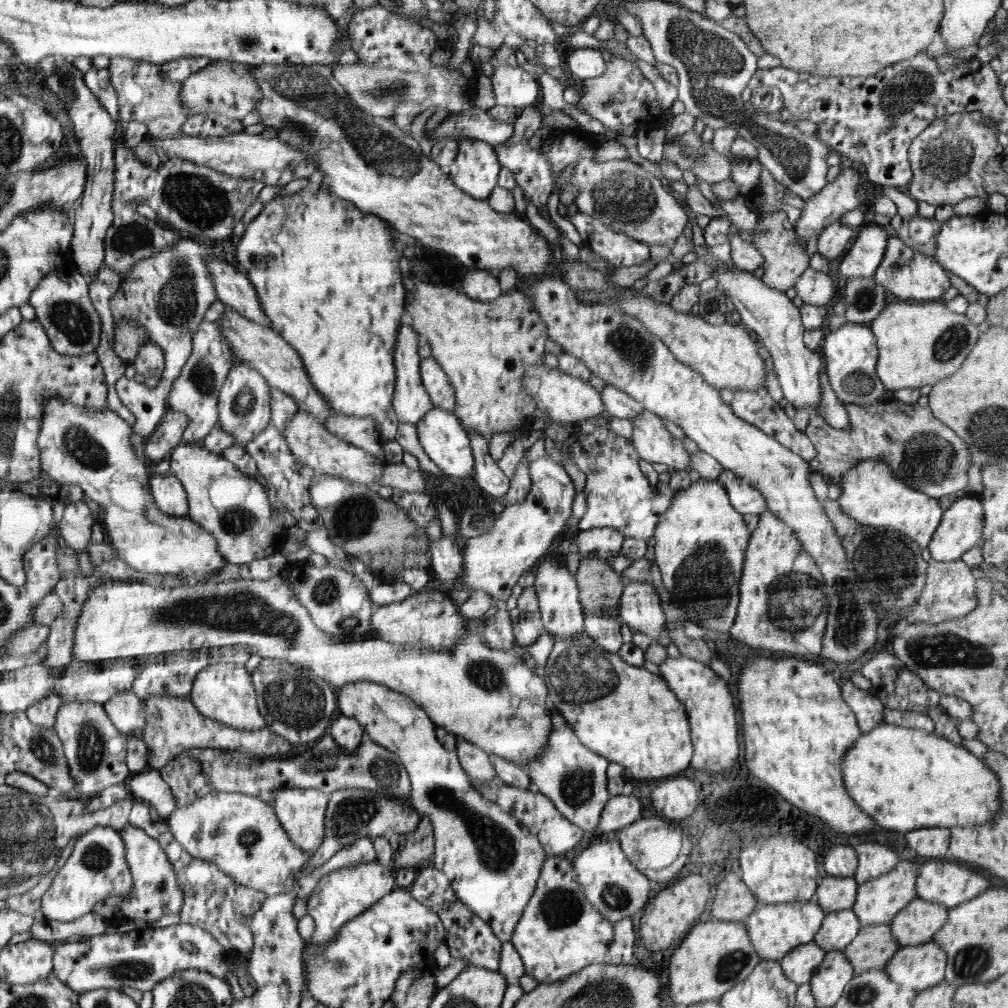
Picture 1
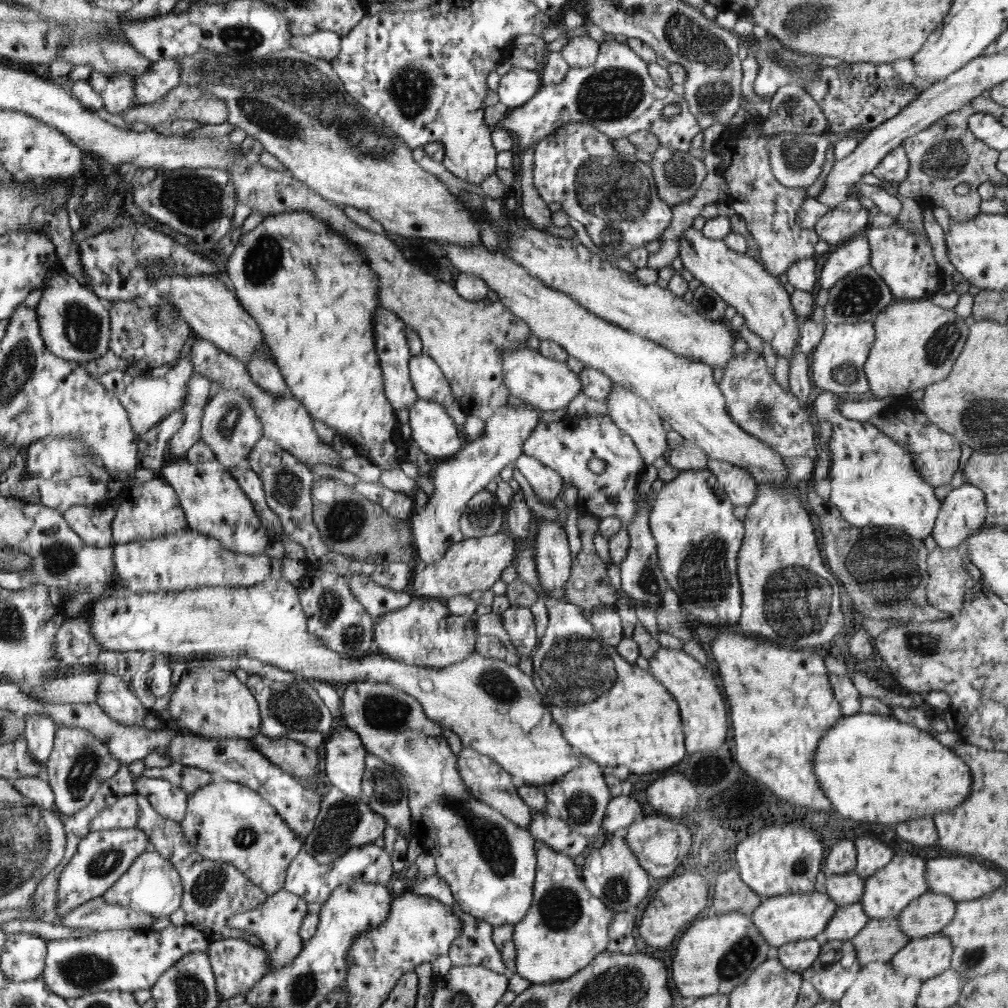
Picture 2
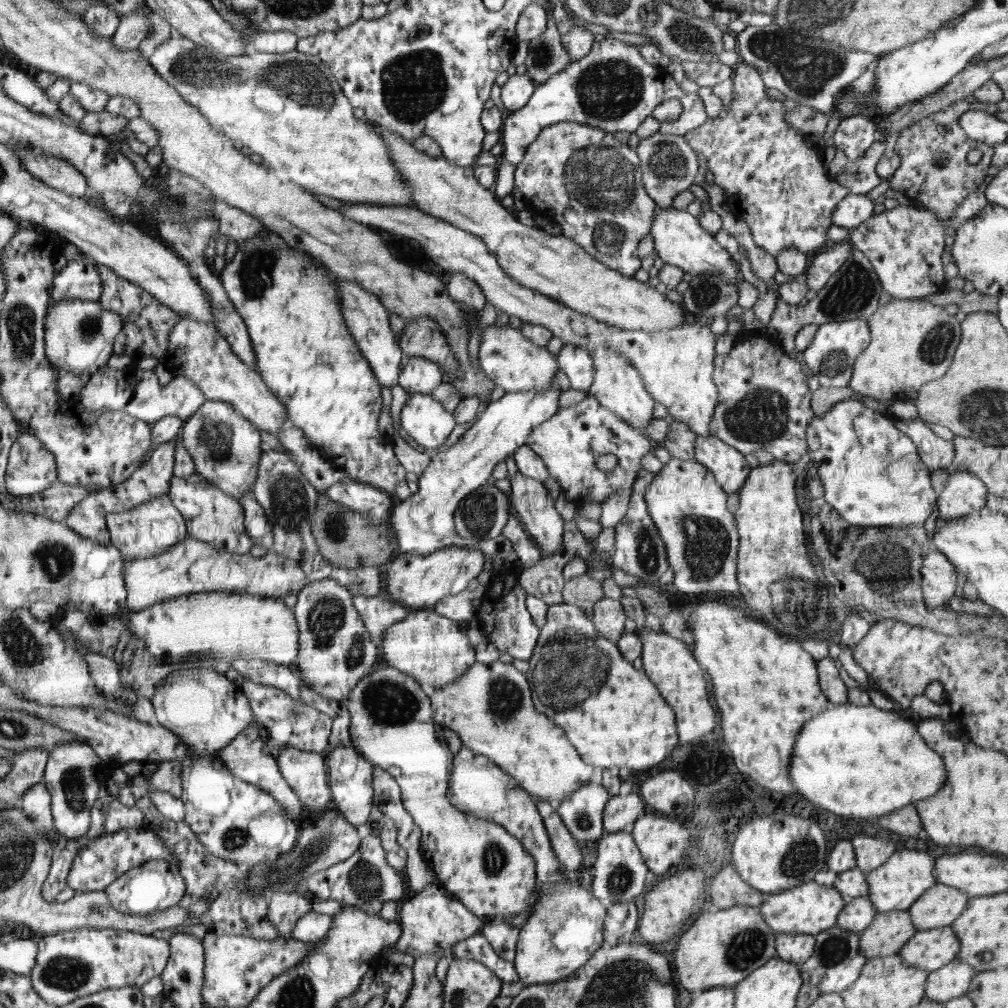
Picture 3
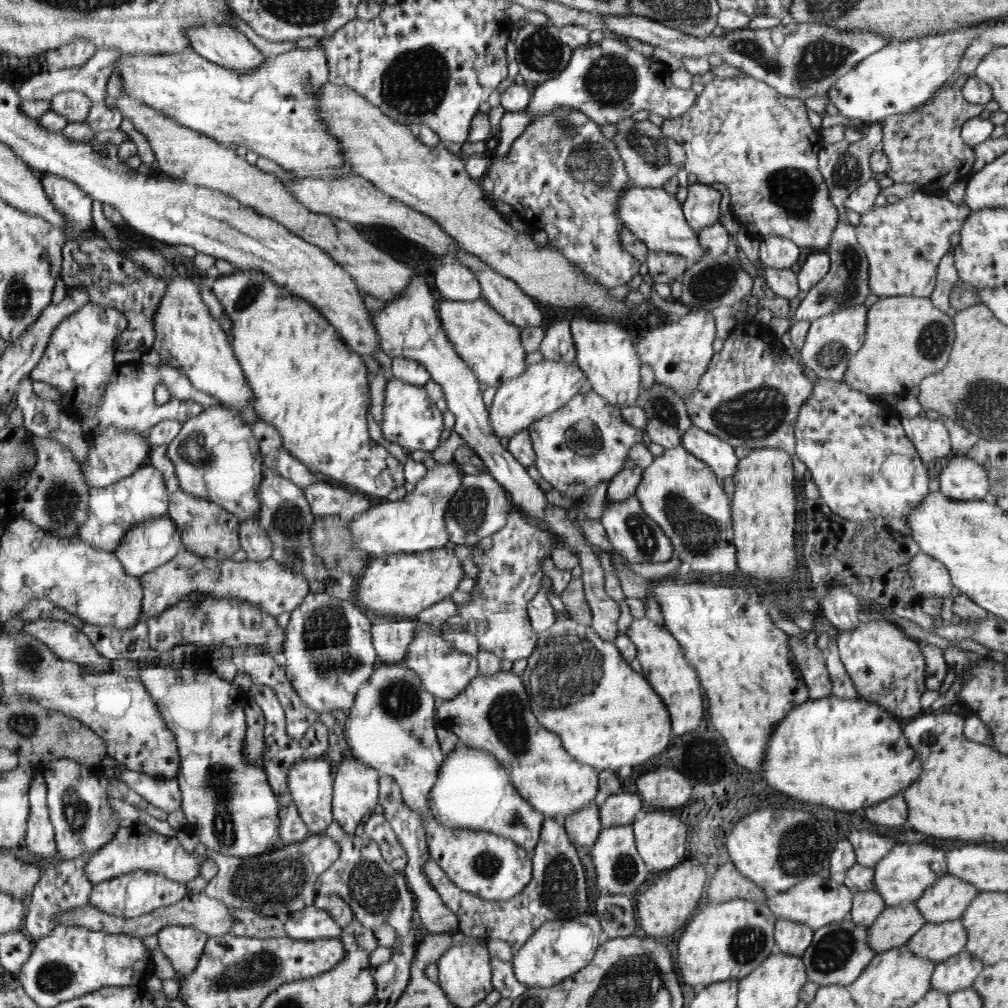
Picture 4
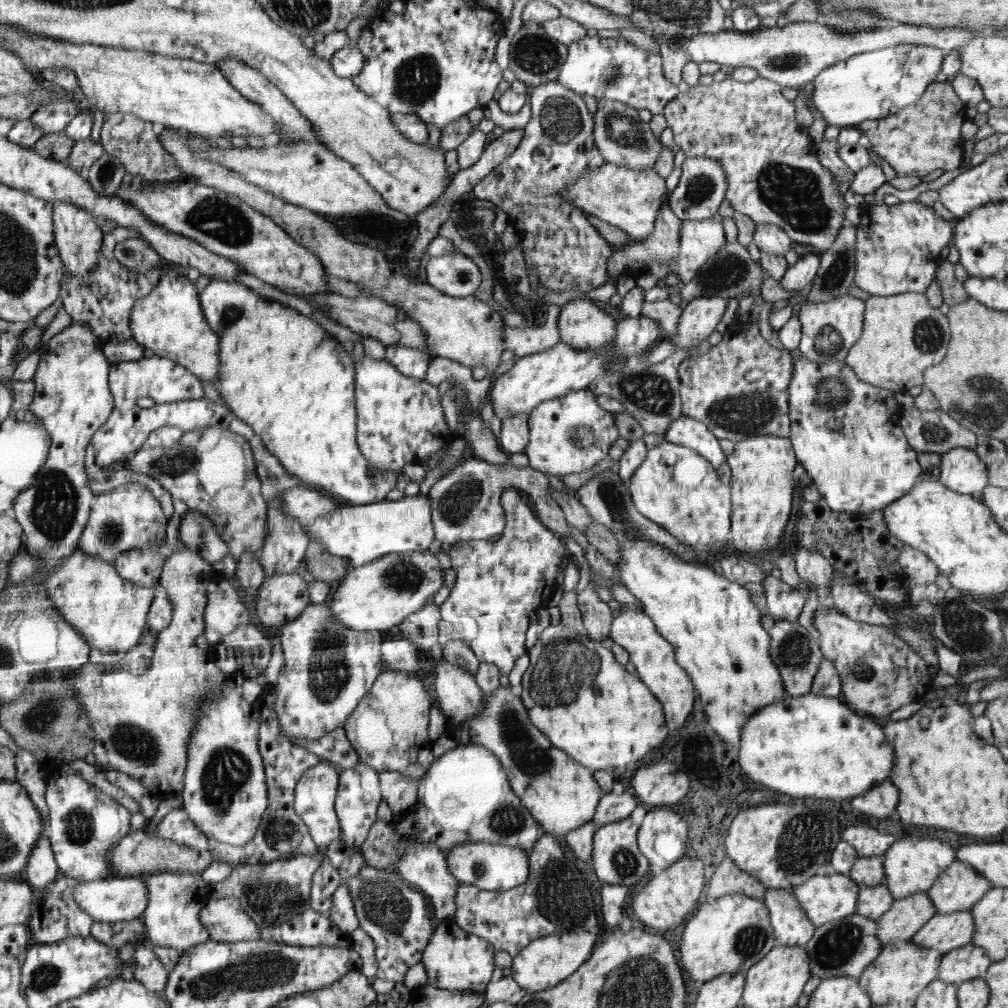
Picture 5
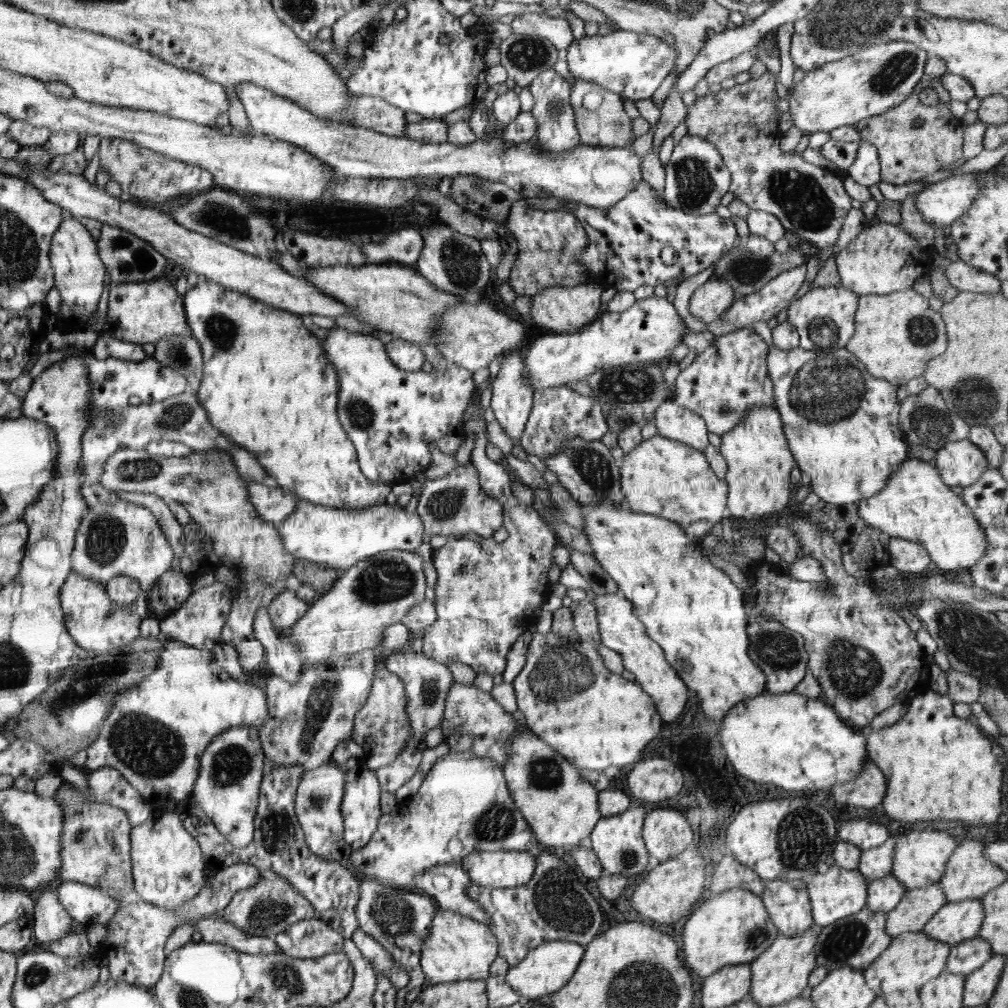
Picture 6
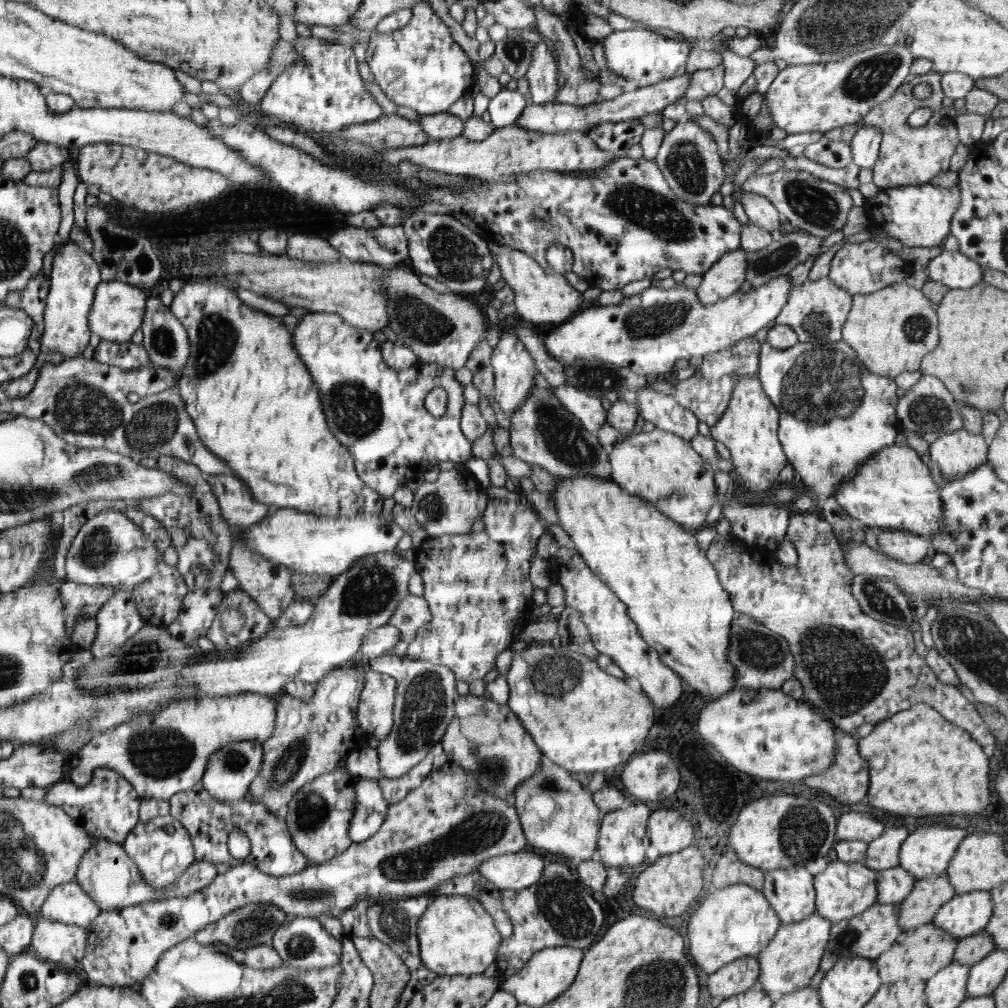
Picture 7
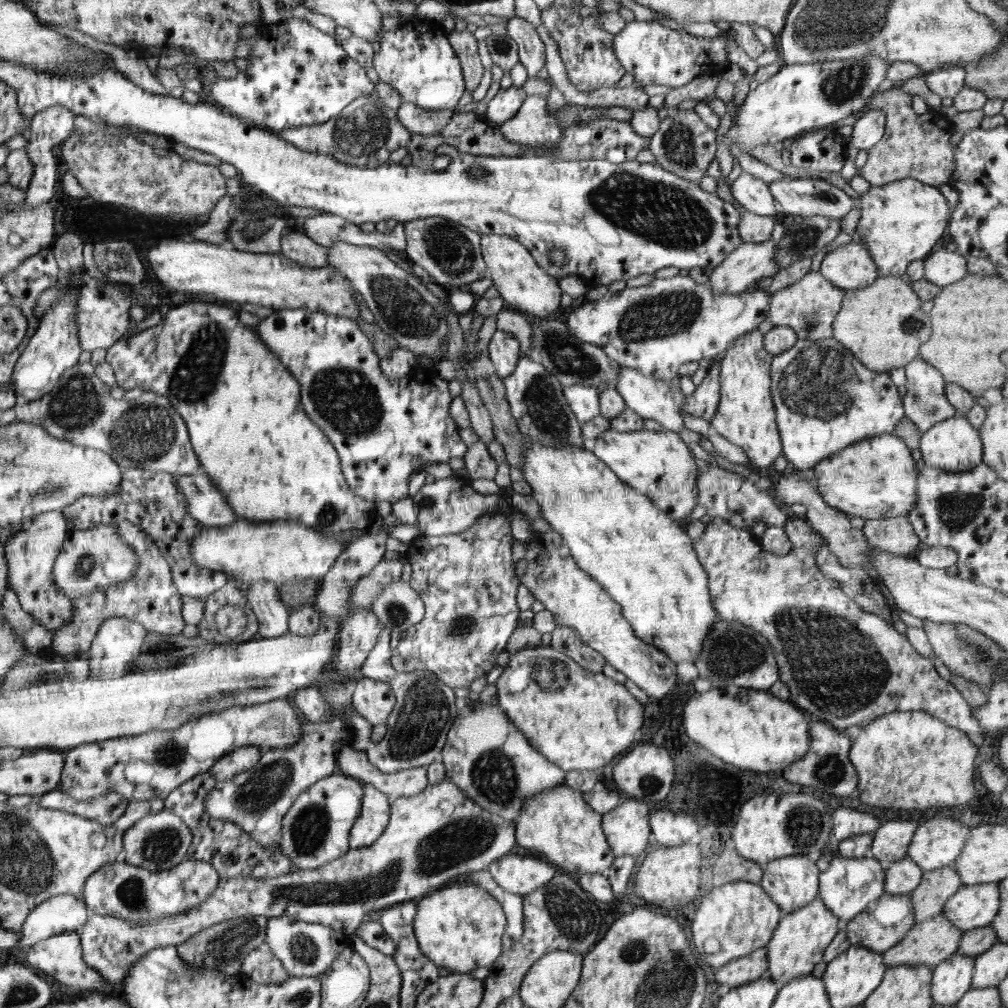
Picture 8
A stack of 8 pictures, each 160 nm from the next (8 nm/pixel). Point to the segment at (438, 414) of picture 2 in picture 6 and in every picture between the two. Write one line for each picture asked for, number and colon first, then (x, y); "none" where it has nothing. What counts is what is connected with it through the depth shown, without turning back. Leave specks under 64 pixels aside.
3: (423, 418)
4: (409, 419)
5: (399, 418)
6: (391, 415)

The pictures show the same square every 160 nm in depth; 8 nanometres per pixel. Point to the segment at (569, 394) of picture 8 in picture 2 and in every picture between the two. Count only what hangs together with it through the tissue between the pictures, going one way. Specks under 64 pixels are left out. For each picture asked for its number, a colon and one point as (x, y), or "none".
2: (567, 446)
3: (569, 443)
4: (585, 442)
5: (572, 433)
6: (558, 413)
7: (589, 411)

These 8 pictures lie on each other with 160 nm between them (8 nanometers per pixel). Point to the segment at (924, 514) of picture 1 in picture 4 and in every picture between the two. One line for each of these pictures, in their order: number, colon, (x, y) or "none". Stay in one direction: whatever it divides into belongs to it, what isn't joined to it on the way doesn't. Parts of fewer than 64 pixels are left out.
2: (874, 482)
3: (872, 474)
4: (864, 466)

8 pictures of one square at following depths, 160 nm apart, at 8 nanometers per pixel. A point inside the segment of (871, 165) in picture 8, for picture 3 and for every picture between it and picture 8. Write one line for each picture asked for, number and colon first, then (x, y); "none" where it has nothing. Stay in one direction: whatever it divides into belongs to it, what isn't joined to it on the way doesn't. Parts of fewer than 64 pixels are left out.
3: (934, 171)
4: (924, 147)
5: (923, 139)
6: (906, 153)
7: (908, 156)

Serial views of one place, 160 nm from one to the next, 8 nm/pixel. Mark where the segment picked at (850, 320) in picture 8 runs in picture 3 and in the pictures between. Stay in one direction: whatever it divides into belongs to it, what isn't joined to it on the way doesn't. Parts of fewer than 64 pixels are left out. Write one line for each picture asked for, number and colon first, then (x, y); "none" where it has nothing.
3: (912, 342)
4: (906, 339)
5: (902, 335)
6: (895, 335)
7: (891, 330)

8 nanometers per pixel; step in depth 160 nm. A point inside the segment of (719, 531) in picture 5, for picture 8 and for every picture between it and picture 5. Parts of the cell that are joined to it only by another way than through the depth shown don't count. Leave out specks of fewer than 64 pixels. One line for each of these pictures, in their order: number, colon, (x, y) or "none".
6: (662, 477)
7: (662, 468)
8: (659, 464)

